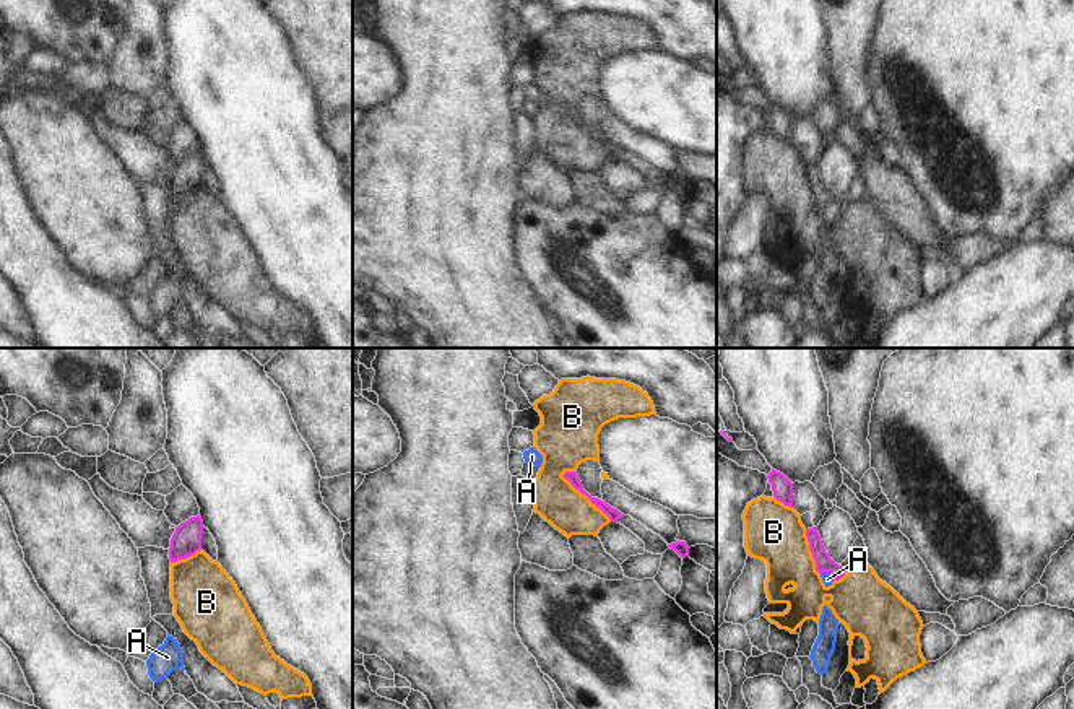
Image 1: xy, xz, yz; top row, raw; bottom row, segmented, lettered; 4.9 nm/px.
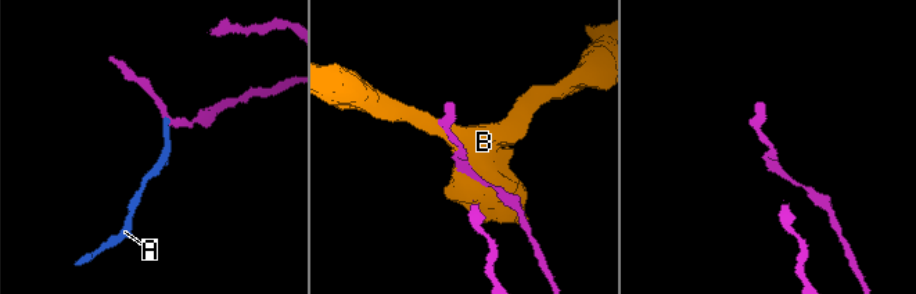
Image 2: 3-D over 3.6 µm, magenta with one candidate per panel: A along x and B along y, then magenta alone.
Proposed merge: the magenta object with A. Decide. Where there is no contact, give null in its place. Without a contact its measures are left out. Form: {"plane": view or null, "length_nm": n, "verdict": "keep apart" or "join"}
{"plane": "yz", "length_nm": 80, "verdict": "join"}

